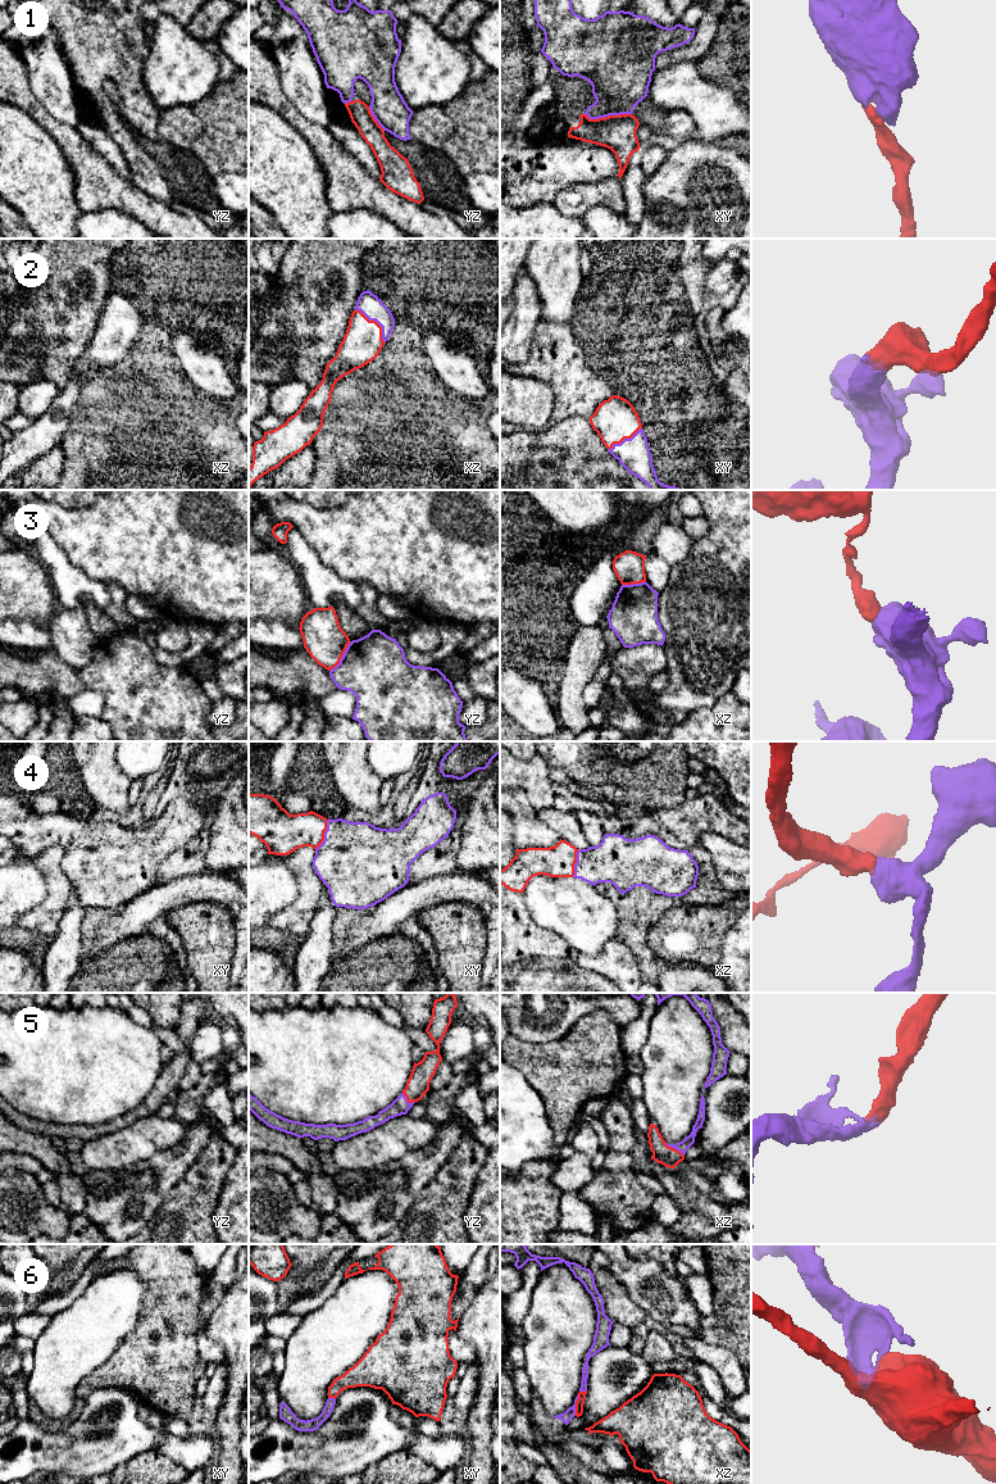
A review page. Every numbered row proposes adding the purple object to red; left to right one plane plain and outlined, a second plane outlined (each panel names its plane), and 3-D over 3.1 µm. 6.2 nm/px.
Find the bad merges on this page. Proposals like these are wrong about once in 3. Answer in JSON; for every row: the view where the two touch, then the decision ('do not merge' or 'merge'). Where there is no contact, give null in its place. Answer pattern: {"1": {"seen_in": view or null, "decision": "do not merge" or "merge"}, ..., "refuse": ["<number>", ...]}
{"1": {"seen_in": "xy", "decision": "merge"}, "2": {"seen_in": "xz", "decision": "merge"}, "3": {"seen_in": "yz", "decision": "do not merge"}, "4": {"seen_in": "xy", "decision": "merge"}, "5": {"seen_in": "xz", "decision": "merge"}, "6": {"seen_in": "xz", "decision": "do not merge"}, "refuse": ["3", "6"]}

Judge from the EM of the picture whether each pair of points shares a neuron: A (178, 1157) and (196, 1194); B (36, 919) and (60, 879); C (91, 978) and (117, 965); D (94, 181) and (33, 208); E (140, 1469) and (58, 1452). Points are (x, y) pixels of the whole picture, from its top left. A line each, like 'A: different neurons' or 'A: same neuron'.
A: different neurons
B: same neuron
C: same neuron
D: different neurons
E: different neurons

